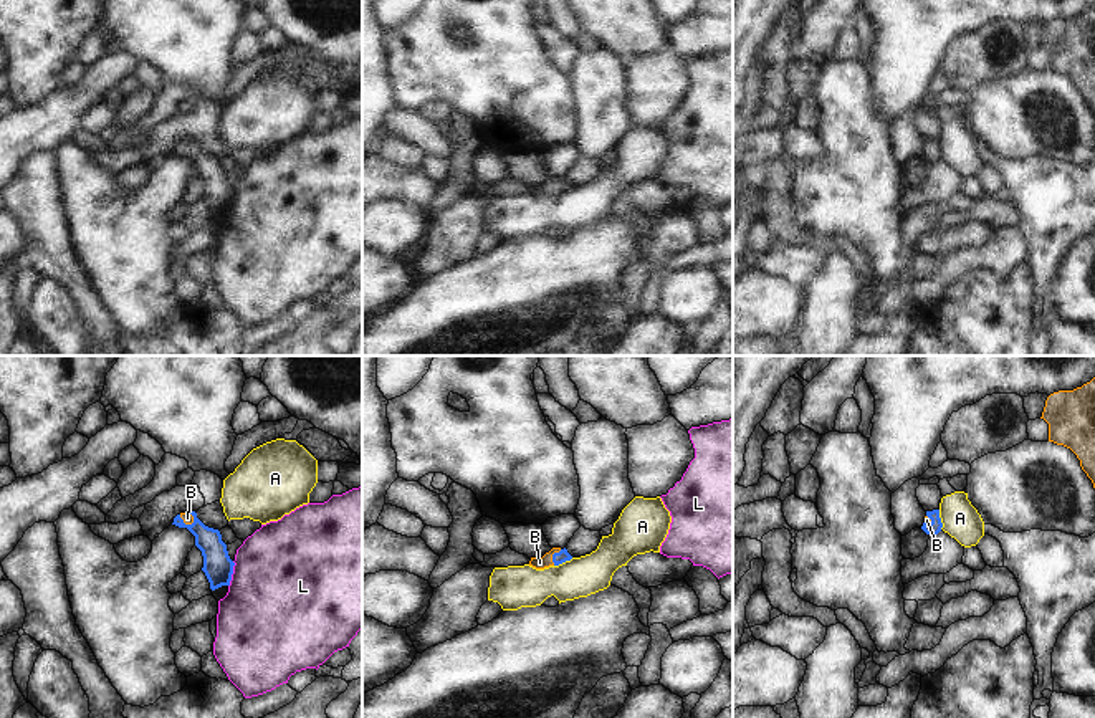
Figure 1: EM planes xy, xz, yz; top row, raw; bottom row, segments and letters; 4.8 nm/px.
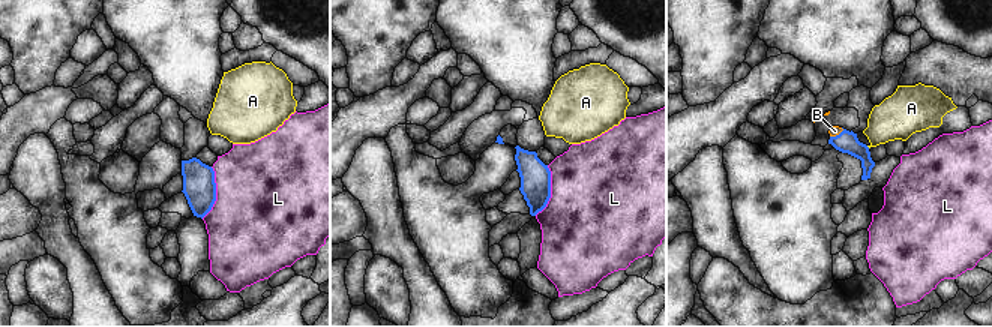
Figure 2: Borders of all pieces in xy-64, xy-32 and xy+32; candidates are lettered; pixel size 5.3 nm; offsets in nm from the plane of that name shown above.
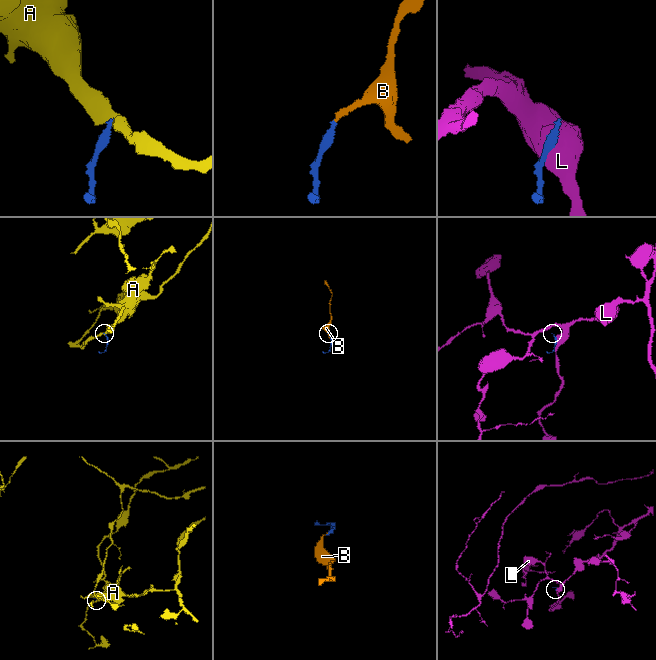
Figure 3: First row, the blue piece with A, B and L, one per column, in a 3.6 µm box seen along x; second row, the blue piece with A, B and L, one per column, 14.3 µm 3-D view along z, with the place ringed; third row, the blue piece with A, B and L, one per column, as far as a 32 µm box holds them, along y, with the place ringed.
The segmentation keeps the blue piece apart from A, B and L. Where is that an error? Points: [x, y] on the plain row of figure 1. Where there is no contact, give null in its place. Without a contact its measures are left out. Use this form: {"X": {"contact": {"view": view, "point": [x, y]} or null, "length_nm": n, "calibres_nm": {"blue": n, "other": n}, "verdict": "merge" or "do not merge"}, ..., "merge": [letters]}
{"A": {"contact": {"view": "yz", "point": [940, 149]}, "length_nm": 100, "calibres_nm": {"blue": 70, "other": 180}, "verdict": "do not merge"}, "B": {"contact": {"view": "xz", "point": [553, 186]}, "length_nm": 90, "calibres_nm": {"blue": 60, "other": 60}, "verdict": "merge"}, "L": {"contact": {"view": "xy", "point": [230, 204]}, "length_nm": 130, "calibres_nm": {"blue": 140, "other": 480}, "verdict": "do not merge"}, "merge": ["B"]}

